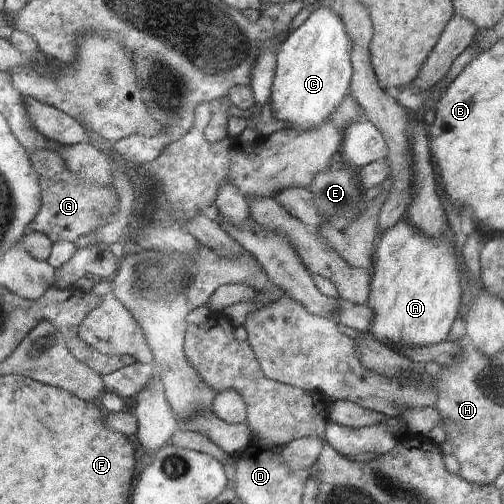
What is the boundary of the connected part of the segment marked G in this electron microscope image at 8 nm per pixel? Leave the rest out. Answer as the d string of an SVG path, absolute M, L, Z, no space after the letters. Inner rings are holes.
M38 148L38 150L30 152L30 160L32 166L38 171L42 206L32 222L26 226L25 234L41 232L49 236L53 242L69 240L74 243L80 236L92 234L115 219L119 212L119 199L113 185L104 186L104 184L96 184L96 182L78 180L78 177L74 176L69 168L66 168L61 156L48 148Z

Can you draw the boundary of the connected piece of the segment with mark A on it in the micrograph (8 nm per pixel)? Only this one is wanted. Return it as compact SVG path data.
M402 219L394 228L380 232L374 248L374 260L371 270L372 294L368 304L376 313L376 318L370 328L380 341L396 348L416 348L438 344L450 334L450 326L458 314L458 304L462 302L462 276L460 262L454 252L454 235L446 234L446 238L430 238L423 232L418 232L414 224Z

